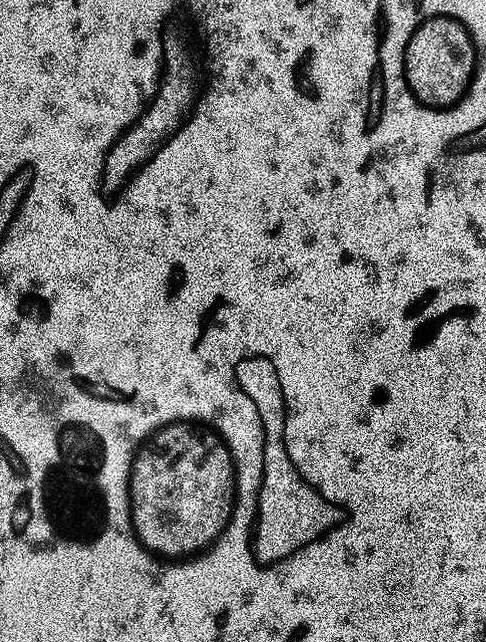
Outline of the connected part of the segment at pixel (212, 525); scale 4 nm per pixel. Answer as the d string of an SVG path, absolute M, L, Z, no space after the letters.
M183 423L170 424L167 428L159 428L152 433L150 439L137 451L136 459L132 461L132 473L128 479L128 501L132 504L132 530L137 540L149 552L160 558L191 558L216 543L216 540L224 532L229 520L232 519L232 506L234 503L234 489L236 486L236 470L232 466L232 456L228 453L228 447L220 439L217 433L211 430L204 430L196 426L185 426Z

